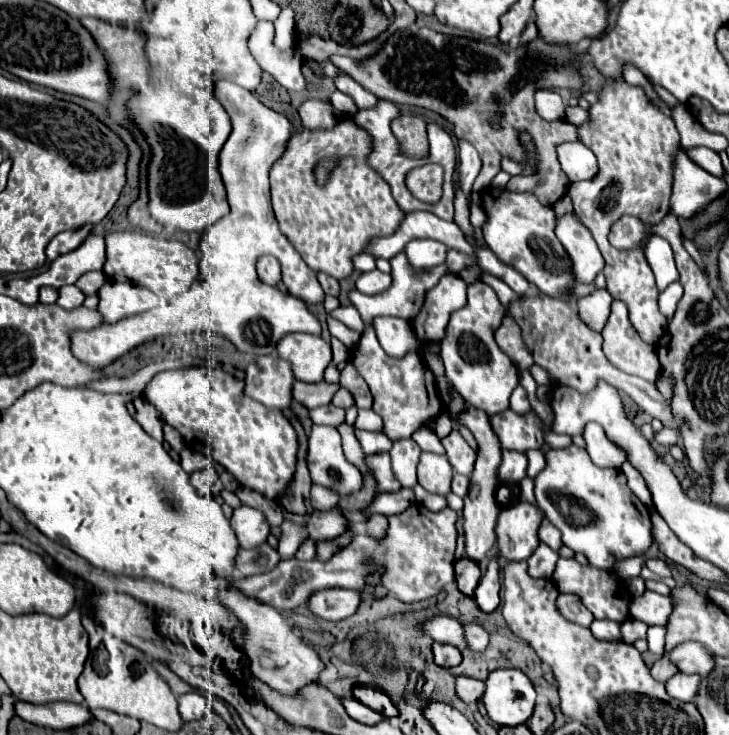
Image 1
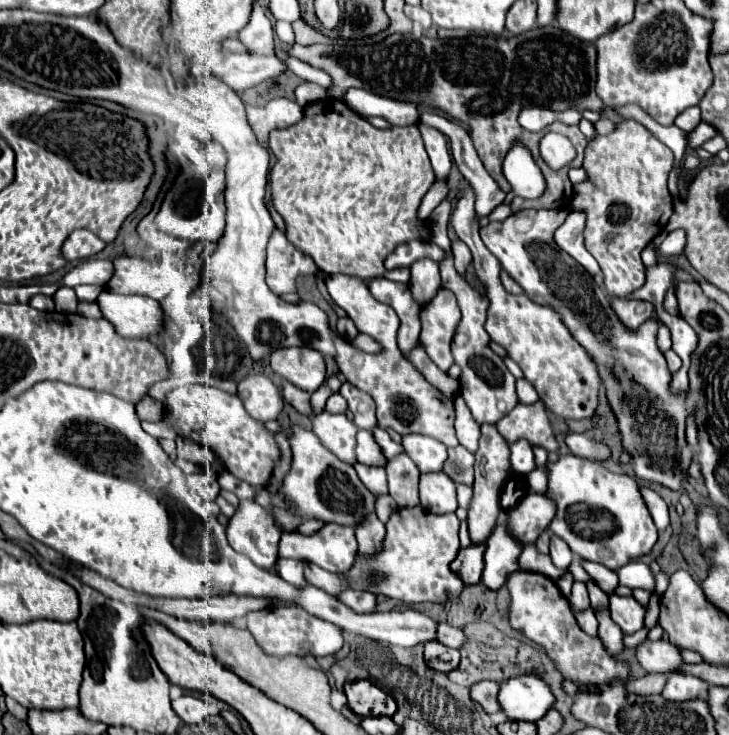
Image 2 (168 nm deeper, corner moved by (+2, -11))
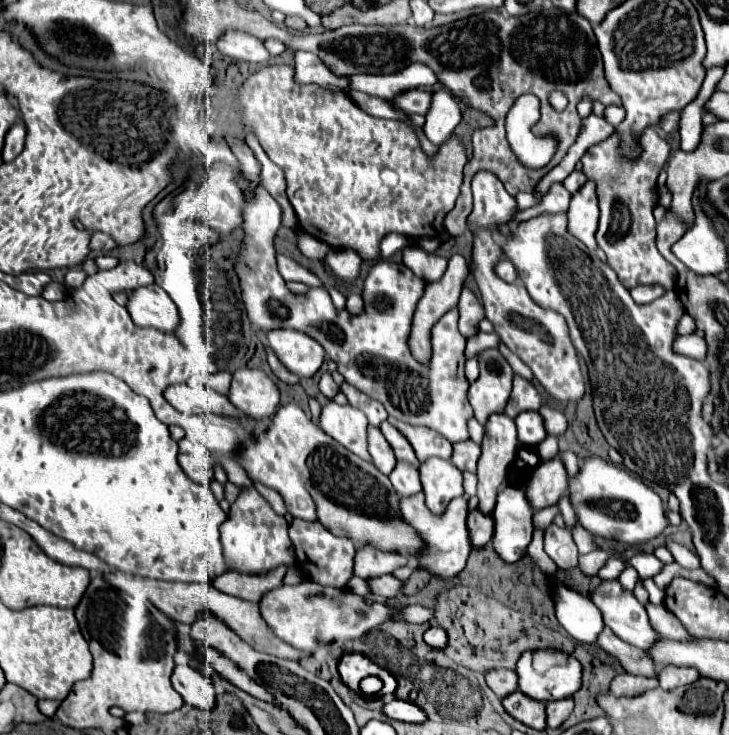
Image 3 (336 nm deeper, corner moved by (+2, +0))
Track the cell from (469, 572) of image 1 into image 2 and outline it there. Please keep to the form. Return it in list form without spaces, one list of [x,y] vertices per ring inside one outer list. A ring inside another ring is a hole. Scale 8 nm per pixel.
[[[472,543],[470,547],[460,549],[458,557],[454,559],[452,567],[454,571],[458,571],[458,575],[462,575],[466,585],[480,581],[480,575],[484,569],[484,551],[486,551],[486,545]]]

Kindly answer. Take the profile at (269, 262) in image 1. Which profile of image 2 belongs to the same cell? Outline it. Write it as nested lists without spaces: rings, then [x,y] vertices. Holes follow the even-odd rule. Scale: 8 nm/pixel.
[[[278,229],[272,233],[270,243],[268,243],[268,261],[266,261],[266,283],[268,287],[276,293],[294,293],[296,291],[296,279],[294,279],[294,263],[292,255],[278,255],[278,247],[294,247],[288,243],[286,235],[280,233]],[[290,259],[290,261],[286,261]]]

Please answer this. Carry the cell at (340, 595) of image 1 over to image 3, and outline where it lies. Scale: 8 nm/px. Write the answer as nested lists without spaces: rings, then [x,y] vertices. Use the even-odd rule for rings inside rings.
[[[380,576],[380,578],[370,578],[368,580],[368,588],[372,594],[378,596],[386,596],[386,598],[394,598],[400,594],[402,582],[396,580],[394,576]]]

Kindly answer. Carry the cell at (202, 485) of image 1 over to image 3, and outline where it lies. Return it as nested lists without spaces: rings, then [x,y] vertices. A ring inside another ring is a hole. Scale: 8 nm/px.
[[[178,454],[178,462],[186,476],[202,486],[208,486],[214,480],[214,466],[210,456],[188,456],[188,454]]]

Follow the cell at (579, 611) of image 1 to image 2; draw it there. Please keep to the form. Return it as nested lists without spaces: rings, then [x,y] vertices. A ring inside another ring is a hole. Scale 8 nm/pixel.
[[[574,581],[574,587],[572,587],[572,593],[568,597],[572,609],[588,609],[590,607],[590,601],[588,601],[588,589],[586,589],[586,583],[582,581]]]

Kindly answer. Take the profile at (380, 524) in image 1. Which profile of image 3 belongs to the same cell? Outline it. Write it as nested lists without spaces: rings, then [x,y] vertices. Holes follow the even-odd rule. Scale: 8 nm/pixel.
[[[330,400],[322,408],[318,424],[326,434],[330,434],[344,448],[348,448],[350,452],[354,452],[356,456],[360,456],[366,462],[372,460],[366,450],[368,422],[366,422],[366,416],[358,408],[354,408],[350,404],[340,406],[334,400]]]

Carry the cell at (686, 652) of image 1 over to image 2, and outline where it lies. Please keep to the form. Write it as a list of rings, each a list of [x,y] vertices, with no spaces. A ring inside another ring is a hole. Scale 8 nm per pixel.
[[[644,639],[634,647],[634,653],[646,673],[672,673],[678,665],[684,663],[678,649],[664,639]]]

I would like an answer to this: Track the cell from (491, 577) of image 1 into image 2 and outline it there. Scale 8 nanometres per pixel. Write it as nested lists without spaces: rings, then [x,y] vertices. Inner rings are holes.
[[[500,521],[492,535],[486,541],[486,553],[484,553],[484,573],[482,573],[482,581],[490,587],[490,589],[500,589],[506,579],[518,571],[518,557],[522,553],[522,543],[510,533],[510,529],[506,527],[504,521]]]

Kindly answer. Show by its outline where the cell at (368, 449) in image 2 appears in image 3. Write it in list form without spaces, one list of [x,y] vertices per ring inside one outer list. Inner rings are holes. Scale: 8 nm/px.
[[[368,426],[368,452],[374,460],[374,466],[382,472],[382,474],[390,474],[394,470],[396,464],[396,456],[390,448],[390,444],[386,442],[386,438],[382,436],[380,428]]]

